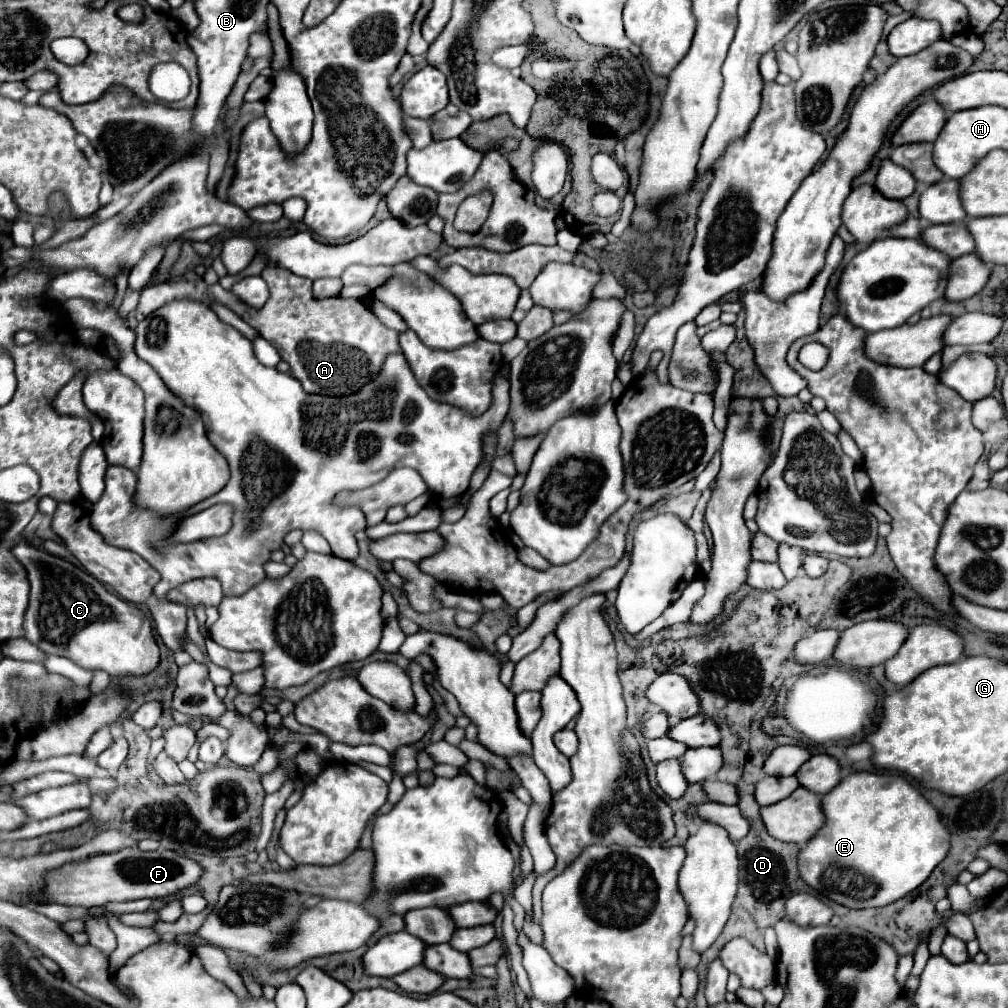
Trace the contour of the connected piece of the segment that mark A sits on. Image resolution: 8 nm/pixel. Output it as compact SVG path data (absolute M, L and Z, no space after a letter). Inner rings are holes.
M266 266L261 272L270 291L269 301L263 309L255 311L247 305L241 305L229 291L225 291L219 283L215 285L191 285L191 271L183 275L169 277L159 285L151 285L143 289L137 319L145 319L161 305L167 305L177 299L191 299L207 303L219 303L235 311L243 317L251 327L255 327L263 339L267 339L279 351L281 359L289 363L291 375L299 379L305 393L341 397L353 395L361 387L365 387L373 377L381 373L381 367L391 353L401 353L399 333L387 329L379 317L367 307L361 299L343 299L343 297L325 297L317 299L311 291L311 281L297 276L290 271ZM297 341L299 341L299 357L297 357Z

